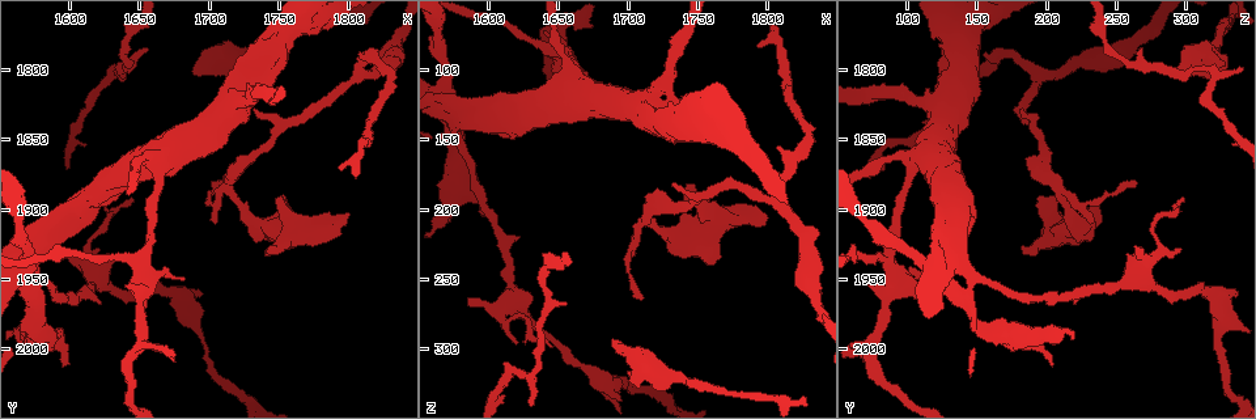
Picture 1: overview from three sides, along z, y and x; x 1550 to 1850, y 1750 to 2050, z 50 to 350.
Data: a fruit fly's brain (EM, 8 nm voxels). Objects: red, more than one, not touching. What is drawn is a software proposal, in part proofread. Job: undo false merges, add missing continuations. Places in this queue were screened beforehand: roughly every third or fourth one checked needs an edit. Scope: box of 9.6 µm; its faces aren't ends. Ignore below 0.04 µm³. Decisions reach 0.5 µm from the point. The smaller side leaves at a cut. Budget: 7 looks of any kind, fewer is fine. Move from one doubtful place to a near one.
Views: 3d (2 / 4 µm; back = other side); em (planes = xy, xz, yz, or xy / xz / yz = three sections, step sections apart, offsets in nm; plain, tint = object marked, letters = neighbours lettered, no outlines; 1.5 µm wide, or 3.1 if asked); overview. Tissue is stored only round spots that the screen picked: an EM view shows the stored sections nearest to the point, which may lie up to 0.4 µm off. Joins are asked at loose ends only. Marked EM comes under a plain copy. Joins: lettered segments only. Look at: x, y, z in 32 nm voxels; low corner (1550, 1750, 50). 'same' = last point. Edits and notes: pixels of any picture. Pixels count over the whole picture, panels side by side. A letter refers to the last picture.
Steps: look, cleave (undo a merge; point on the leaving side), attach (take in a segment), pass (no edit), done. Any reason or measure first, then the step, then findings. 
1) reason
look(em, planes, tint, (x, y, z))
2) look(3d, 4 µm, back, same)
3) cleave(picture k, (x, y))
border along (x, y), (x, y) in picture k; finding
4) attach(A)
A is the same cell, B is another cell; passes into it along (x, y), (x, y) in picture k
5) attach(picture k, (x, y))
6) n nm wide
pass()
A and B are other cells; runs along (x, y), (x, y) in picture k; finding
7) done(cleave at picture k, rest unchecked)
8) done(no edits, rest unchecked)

free end
look(em, xz, step 4, letters, (1706, 1910, 232))

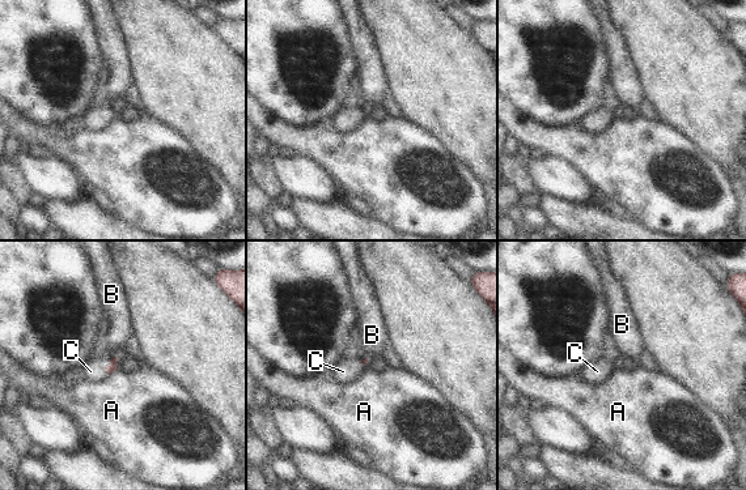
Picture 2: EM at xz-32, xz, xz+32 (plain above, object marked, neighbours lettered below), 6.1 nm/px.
cut it another way
look(em, planes, letters, same)

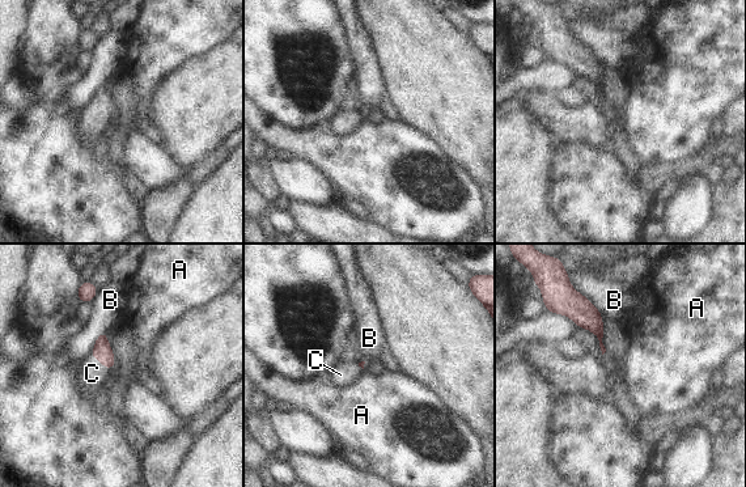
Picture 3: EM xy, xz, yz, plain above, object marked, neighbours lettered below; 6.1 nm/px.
attach(C)
C is the same cell, A and B are other cells; passes into it along (102, 351), (101, 361), (92, 373) in picture 3; it goes on there

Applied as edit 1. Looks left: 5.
branch stops here
look(em, planes, letters, (1696, 1786, 298))

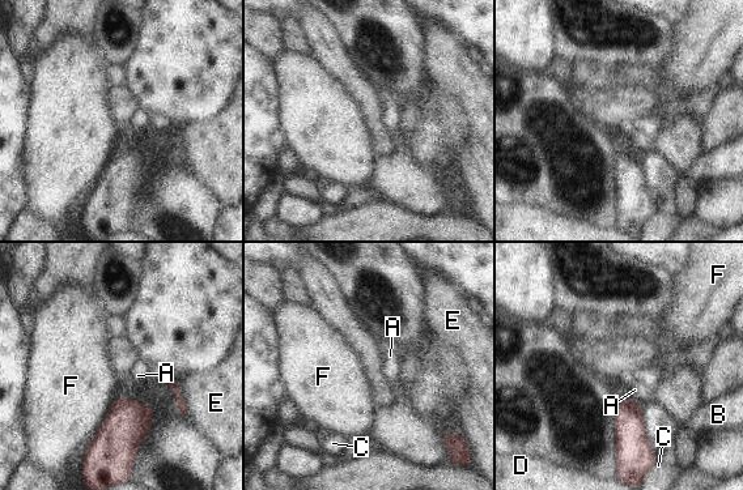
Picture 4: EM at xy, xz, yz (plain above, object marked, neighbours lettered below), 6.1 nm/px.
F touches over 320 nm
pass()
A, B, C, D, E and F are other cells; border along (122, 395), (113, 403), (93, 435) in picture 4; no lettered segment goes on from it

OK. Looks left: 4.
branch stops here
look(3d, 4 µm, (1596, 2010, 206))

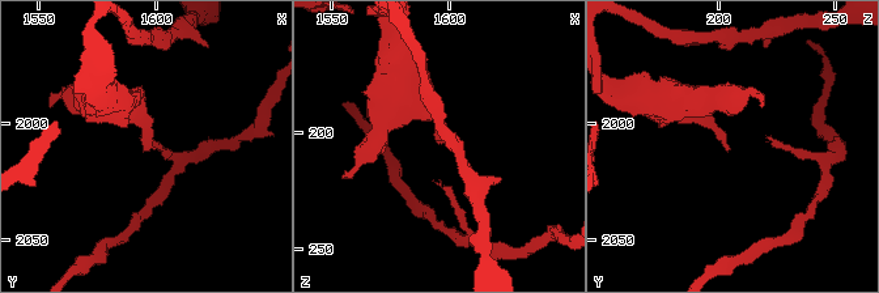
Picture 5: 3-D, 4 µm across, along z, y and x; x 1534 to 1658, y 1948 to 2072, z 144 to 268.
now the EM
look(em, xz, step 8, letters, (1595, 2012, 204))

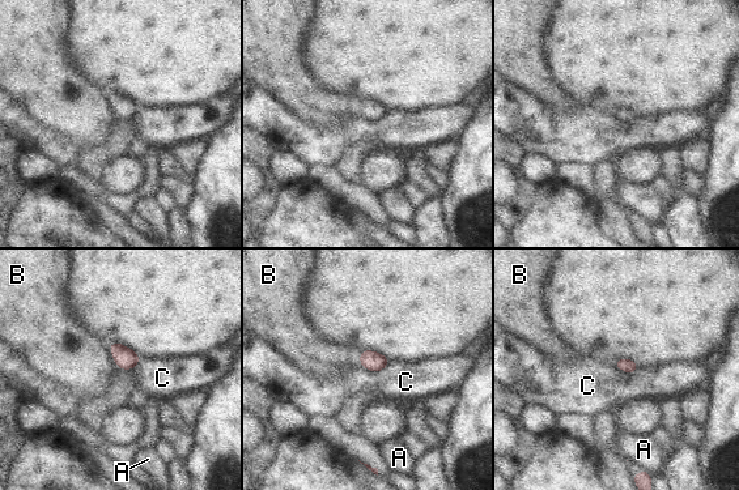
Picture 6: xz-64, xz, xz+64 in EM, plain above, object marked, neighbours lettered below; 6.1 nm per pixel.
cut it another way
look(em, planes, letters, same)

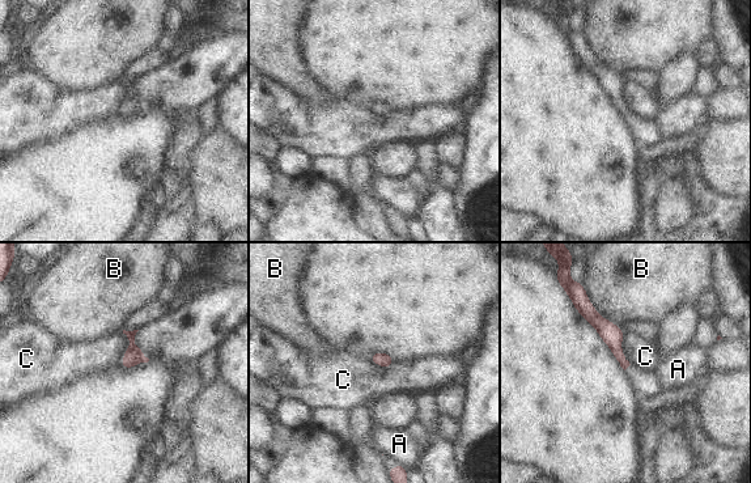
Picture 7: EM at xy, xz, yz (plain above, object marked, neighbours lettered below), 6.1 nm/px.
pass()
A, B and C are other cells; border along (123, 331), (128, 348), (119, 364) in picture 7; none of them fits

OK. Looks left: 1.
done(attach at picture 3, rest unchecked)

